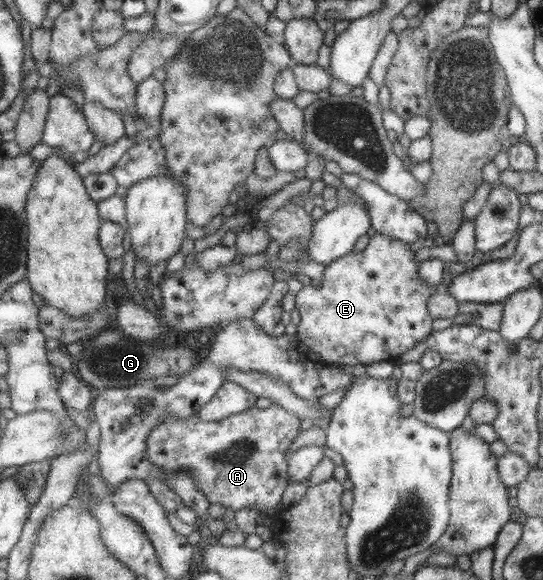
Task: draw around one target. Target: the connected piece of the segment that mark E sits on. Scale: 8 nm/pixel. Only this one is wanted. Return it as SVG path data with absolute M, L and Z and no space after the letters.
M374 233L373 236L369 238L369 241L362 251L350 251L344 256L329 262L325 265L320 280L317 283L303 284L301 289L294 295L295 298L295 308L299 314L299 322L296 325L295 335L298 337L300 342L308 347L312 352L318 354L322 362L329 365L344 365L344 366L356 366L356 364L363 364L365 367L376 361L388 361L389 359L398 358L403 352L411 349L416 343L422 342L432 330L432 318L428 314L427 300L433 294L440 292L440 283L434 286L426 286L418 279L419 263L414 261L414 252L410 250L410 245L408 243L394 240L392 237Z

